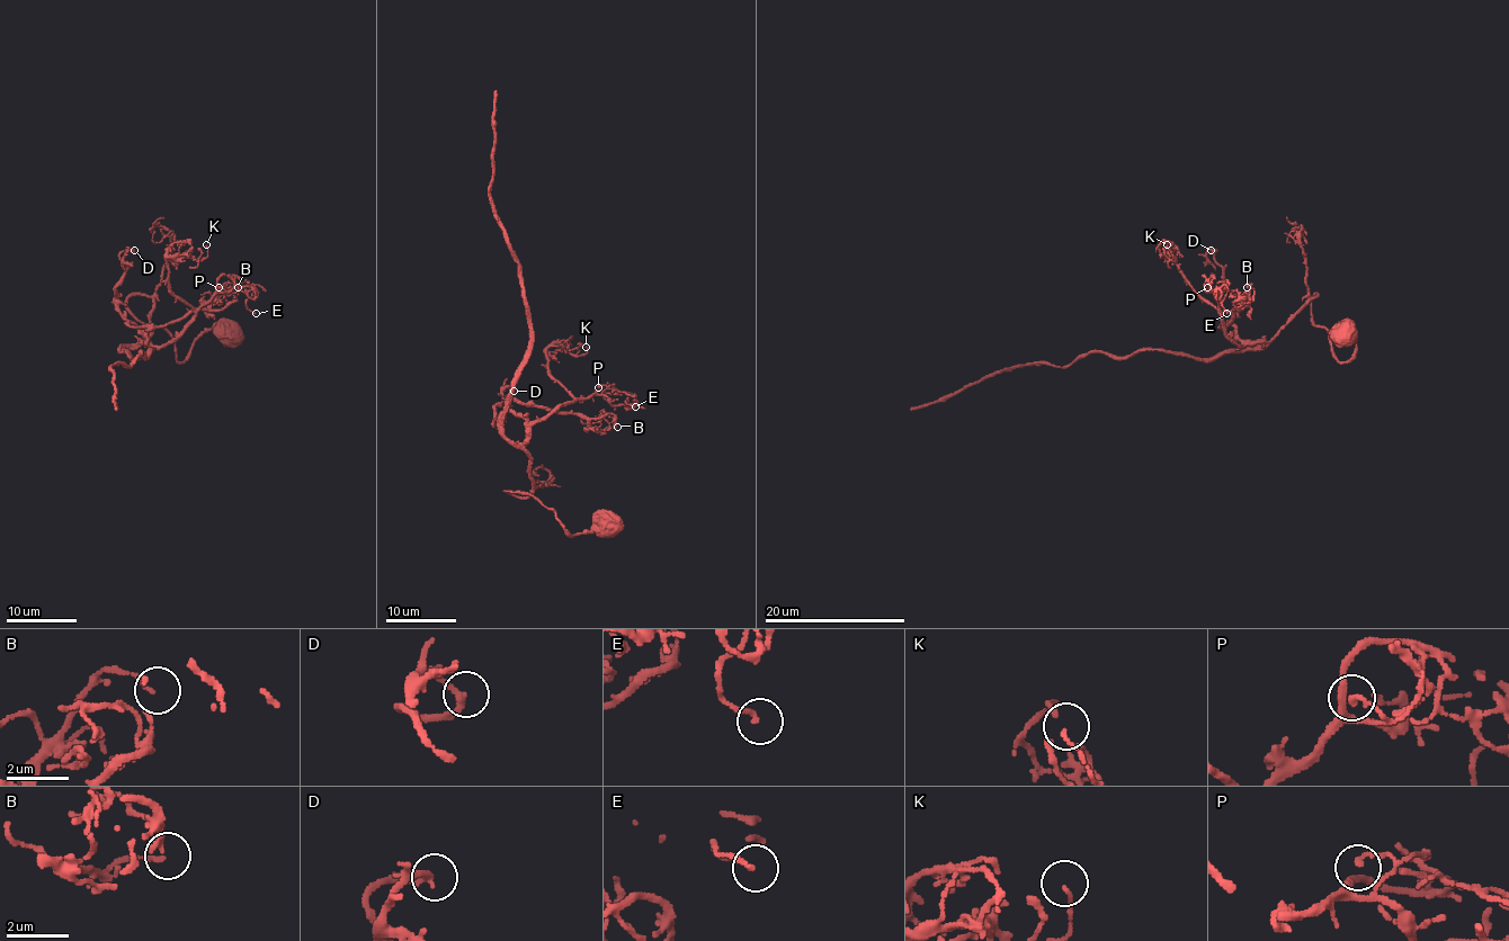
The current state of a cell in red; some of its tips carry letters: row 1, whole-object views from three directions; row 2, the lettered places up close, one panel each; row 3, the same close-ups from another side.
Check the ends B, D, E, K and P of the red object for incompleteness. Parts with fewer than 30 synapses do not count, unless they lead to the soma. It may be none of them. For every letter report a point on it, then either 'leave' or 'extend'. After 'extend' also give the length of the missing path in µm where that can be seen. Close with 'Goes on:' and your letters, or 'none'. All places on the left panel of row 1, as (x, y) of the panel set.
B: (238, 287) | leave
D: (134, 250) | leave
E: (256, 313) | leave
K: (206, 244) | leave
P: (219, 287) | leave
Goes on: none

